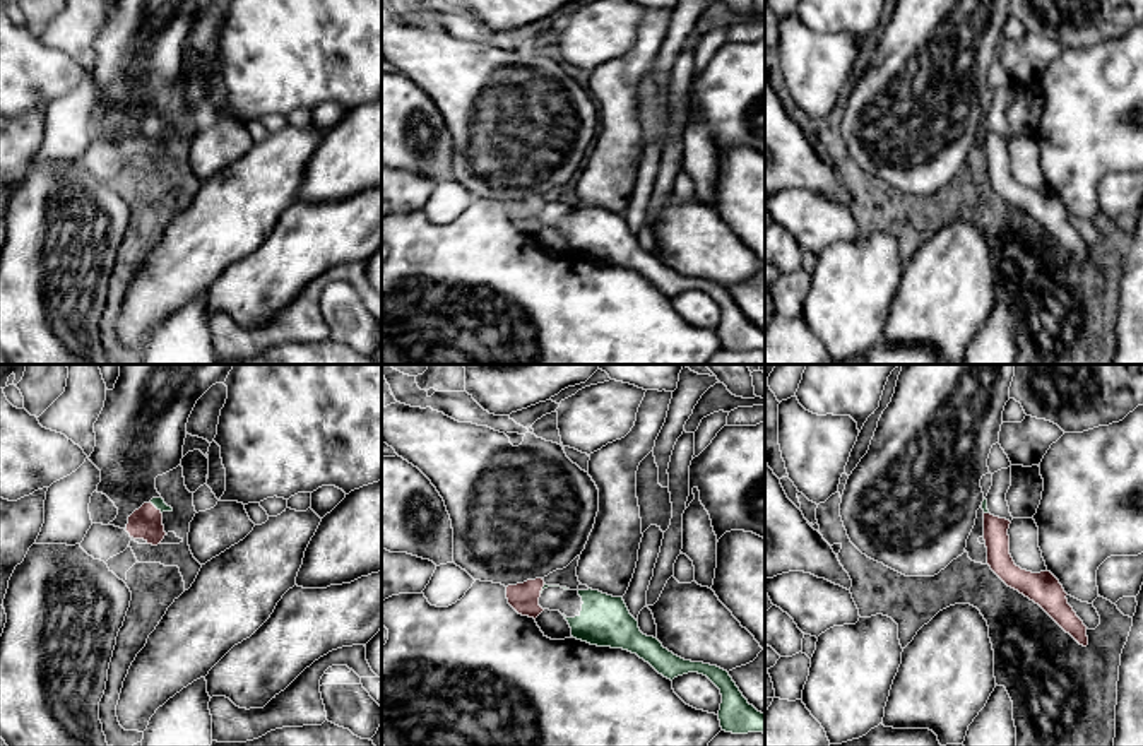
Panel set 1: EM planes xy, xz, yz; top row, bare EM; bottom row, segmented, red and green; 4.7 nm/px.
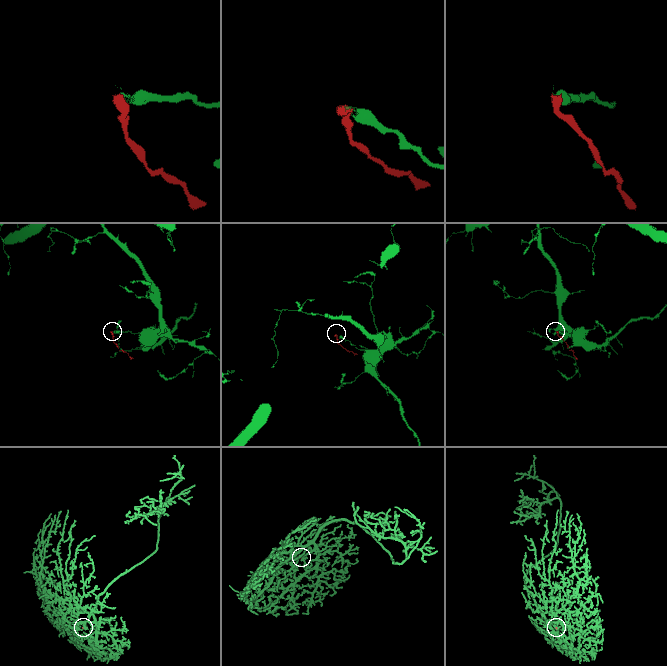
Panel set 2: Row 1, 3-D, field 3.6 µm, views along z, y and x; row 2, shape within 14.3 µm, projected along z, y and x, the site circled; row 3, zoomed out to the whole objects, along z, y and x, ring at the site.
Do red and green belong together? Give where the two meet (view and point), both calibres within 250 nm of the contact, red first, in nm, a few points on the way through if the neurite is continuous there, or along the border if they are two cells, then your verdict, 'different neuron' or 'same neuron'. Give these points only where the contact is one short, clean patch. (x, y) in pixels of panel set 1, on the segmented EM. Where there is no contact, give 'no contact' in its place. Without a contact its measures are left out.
contact xy (156, 509); calibres 150 and 50 nm; way xy (146, 522), (156, 509), (159, 503); same neuron

